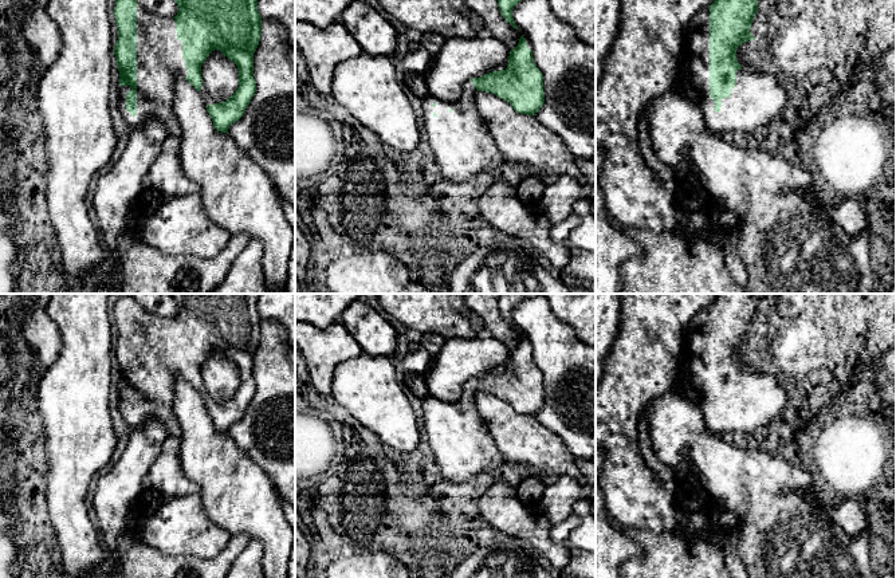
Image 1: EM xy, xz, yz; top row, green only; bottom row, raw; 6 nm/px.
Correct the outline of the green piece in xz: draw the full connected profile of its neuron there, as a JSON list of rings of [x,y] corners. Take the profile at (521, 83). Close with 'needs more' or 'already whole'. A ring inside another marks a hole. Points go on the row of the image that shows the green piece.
[[[523,35],[510,51],[506,70],[472,78],[456,102],[431,95],[423,101],[428,142],[440,173],[449,182],[468,181],[502,162],[500,152],[478,114],[478,91],[495,94],[520,114],[535,115],[539,111],[545,103],[543,74],[534,63]]] | needs more

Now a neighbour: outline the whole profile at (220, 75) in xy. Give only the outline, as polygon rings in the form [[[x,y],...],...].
[[[220,50],[209,54],[201,66],[203,84],[215,102],[225,102],[239,87],[237,66]]]

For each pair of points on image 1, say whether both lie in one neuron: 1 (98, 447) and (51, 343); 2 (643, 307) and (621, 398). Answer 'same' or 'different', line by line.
1: different
2: same

